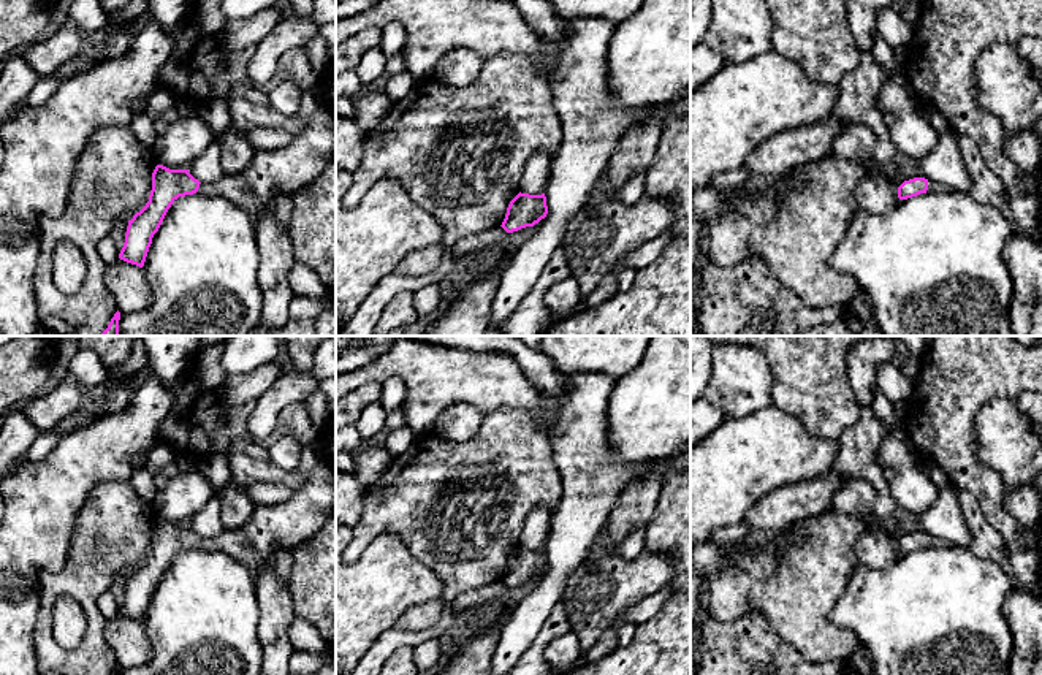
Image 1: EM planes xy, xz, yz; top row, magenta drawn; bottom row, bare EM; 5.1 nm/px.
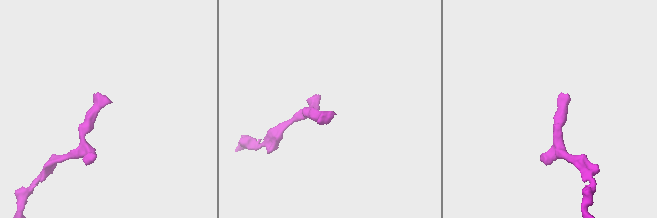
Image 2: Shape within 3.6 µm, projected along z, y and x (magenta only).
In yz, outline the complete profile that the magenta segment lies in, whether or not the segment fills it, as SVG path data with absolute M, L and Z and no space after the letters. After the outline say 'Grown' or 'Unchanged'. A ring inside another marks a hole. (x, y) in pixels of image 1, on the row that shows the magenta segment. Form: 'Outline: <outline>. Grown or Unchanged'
Outline: M914 177L914 179L904 181L898 187L898 198L907 200L907 198L917 196L920 193L931 193L931 192L942 192L942 190L947 190L947 189L944 189L939 184L934 184L925 177Z. Grown

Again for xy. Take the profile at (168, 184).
Outline: M315 112L290 144L258 151L241 173L225 173L222 179L204 184L188 170L169 170L157 165L146 206L128 220L125 242L119 258L144 266L154 235L171 204L185 195L222 196L239 206L249 217L272 209L277 195L295 195L317 179L336 155L336 114Z. Grown

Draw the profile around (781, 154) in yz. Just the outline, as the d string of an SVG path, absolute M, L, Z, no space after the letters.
M831 114L812 125L800 125L770 136L746 160L744 166L751 171L752 179L770 182L789 176L797 168L817 162L833 152L833 143L847 124Z

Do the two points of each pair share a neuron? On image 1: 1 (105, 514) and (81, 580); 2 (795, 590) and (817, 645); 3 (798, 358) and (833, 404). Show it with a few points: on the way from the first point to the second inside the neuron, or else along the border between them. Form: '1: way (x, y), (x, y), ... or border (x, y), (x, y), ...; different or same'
1: way (105, 530), (105, 542), (92, 564); same
2: way (797, 604), (800, 617), (810, 631); same
3: way (810, 369), (810, 381), (822, 393); same

